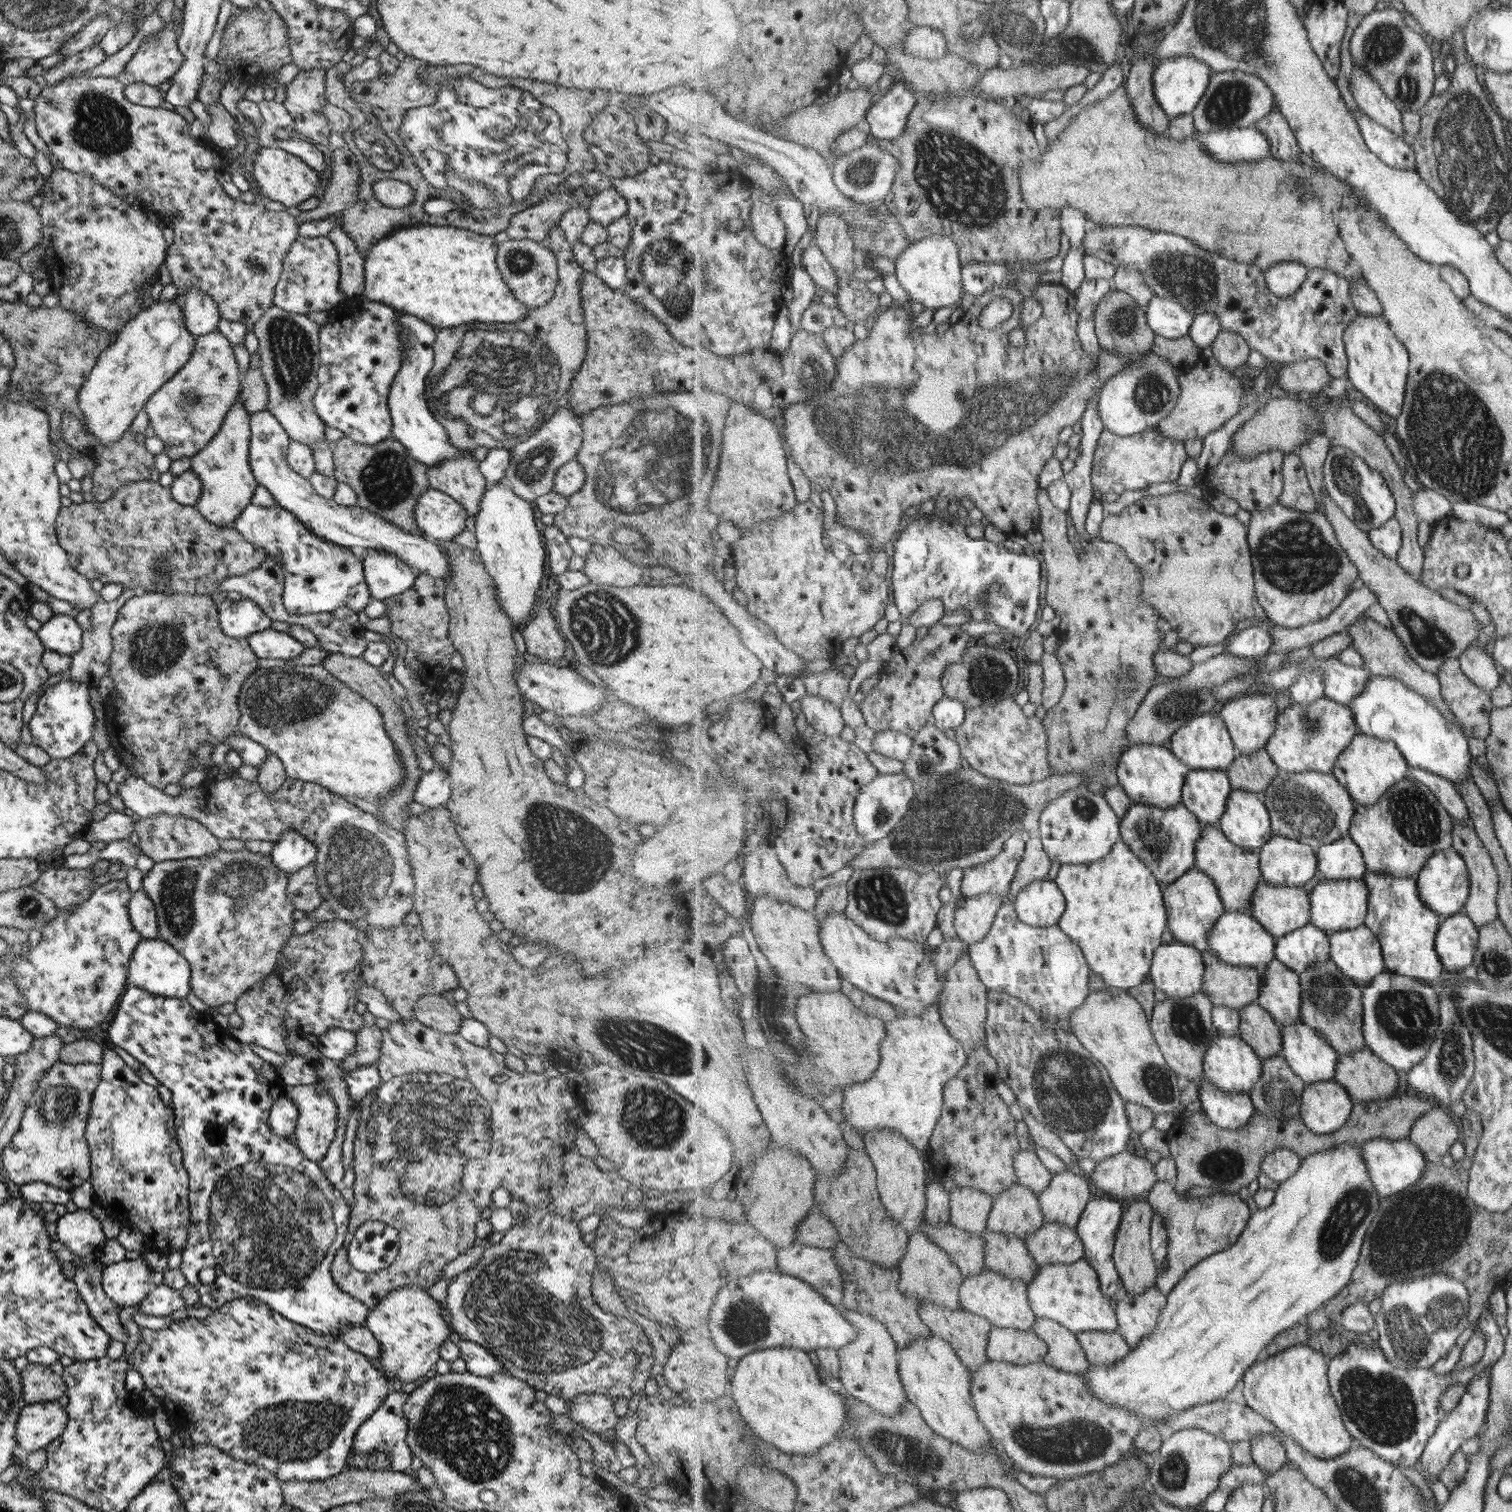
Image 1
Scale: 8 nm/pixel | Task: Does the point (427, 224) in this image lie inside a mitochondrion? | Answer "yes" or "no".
no

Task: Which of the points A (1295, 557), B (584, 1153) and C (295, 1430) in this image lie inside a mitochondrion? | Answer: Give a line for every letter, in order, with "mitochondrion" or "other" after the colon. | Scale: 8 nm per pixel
A: mitochondrion
B: other
C: mitochondrion

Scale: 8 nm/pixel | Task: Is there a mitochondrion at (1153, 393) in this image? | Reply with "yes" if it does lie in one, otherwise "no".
yes

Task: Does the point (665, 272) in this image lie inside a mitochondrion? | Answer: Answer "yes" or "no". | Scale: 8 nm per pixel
yes

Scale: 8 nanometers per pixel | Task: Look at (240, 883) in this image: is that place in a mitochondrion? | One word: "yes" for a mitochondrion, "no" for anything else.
yes

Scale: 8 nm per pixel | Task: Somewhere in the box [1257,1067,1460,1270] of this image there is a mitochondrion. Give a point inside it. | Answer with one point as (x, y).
(1353, 1209)

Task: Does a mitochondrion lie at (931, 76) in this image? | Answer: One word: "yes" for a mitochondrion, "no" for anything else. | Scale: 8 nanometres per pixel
no

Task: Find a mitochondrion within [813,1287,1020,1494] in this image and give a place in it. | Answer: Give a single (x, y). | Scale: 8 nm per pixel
(907, 1455)

